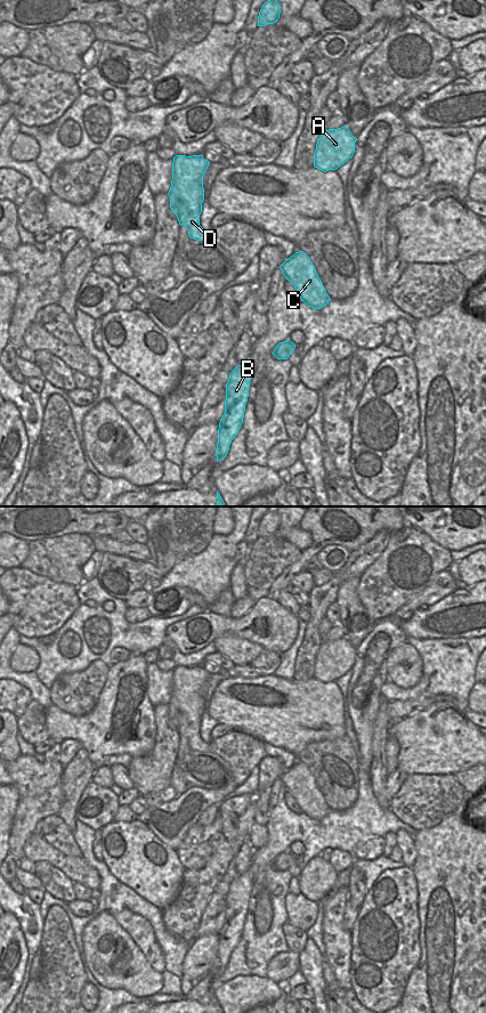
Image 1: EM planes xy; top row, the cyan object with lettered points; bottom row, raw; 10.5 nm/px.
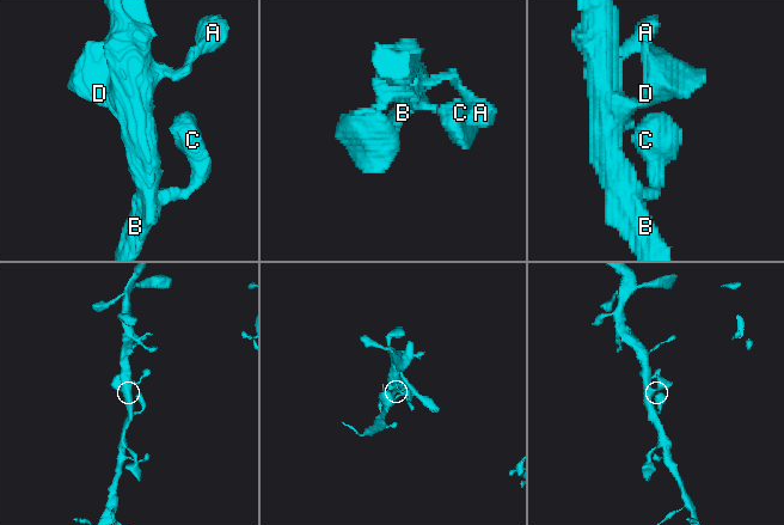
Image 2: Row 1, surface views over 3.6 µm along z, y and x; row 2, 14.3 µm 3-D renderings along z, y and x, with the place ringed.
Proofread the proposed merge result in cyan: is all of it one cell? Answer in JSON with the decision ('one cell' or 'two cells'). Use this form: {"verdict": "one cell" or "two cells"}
{"verdict": "one cell"}

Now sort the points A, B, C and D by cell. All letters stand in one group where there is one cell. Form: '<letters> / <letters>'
A B C D

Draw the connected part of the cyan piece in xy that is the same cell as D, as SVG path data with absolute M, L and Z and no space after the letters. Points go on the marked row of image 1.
M176 155L172 162L172 180L168 193L170 208L179 225L184 225L189 237L196 241L211 240L209 233L200 226L204 201L203 176L209 164L203 155Z

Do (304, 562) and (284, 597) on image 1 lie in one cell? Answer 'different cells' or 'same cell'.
different cells

